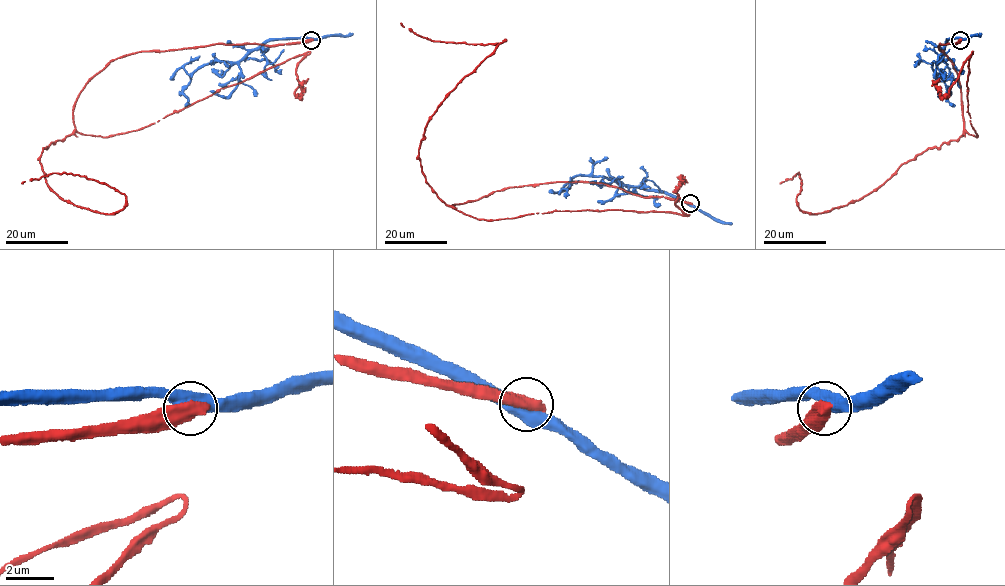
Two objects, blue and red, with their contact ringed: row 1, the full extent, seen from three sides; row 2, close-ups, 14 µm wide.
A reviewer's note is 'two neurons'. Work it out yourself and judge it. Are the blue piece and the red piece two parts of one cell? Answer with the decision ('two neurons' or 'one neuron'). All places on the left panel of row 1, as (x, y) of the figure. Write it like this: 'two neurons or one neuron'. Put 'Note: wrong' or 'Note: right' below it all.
two neurons
Note: right

